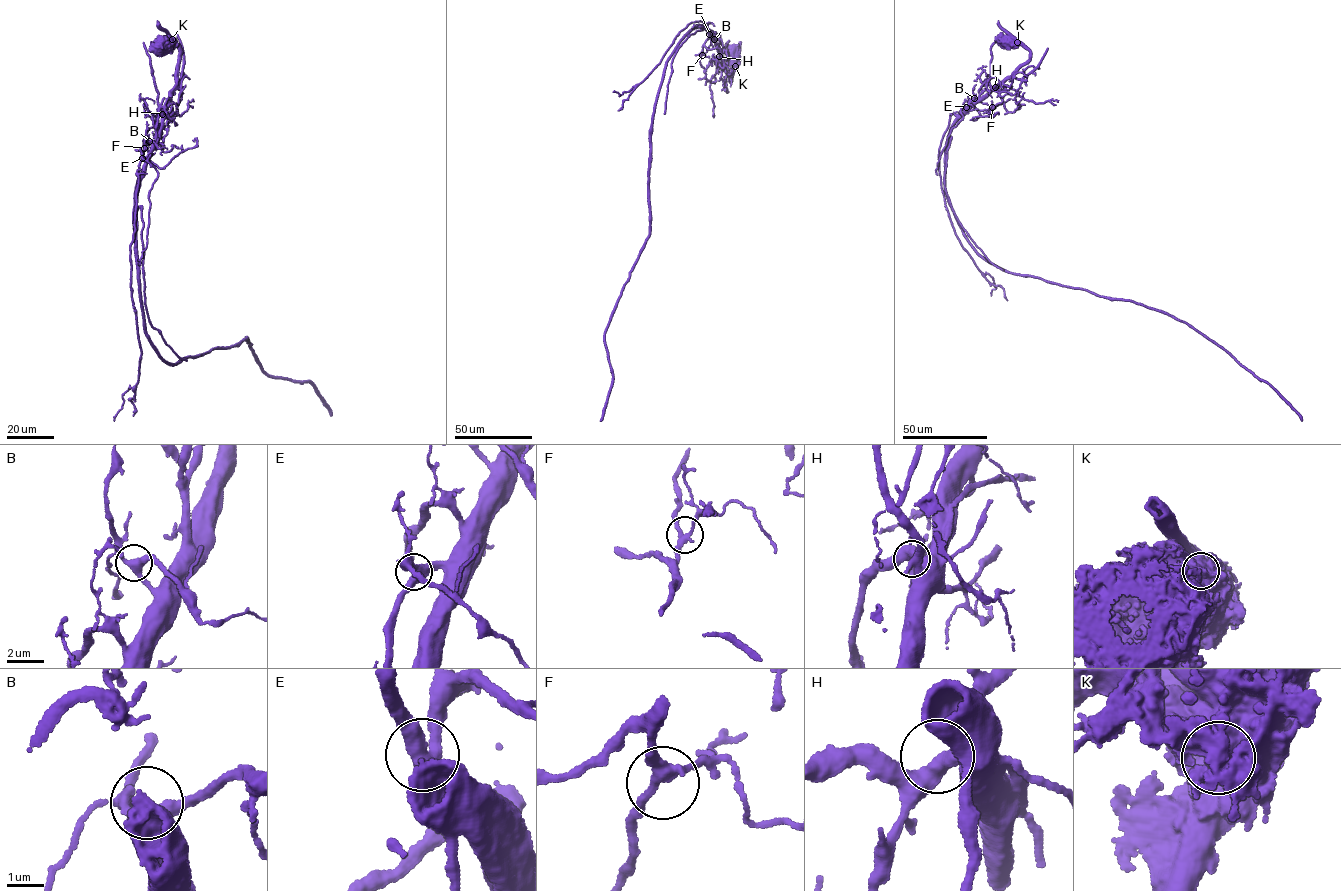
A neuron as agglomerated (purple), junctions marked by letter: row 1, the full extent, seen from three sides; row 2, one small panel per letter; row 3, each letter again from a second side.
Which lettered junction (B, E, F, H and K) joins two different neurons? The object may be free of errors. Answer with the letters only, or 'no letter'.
K

